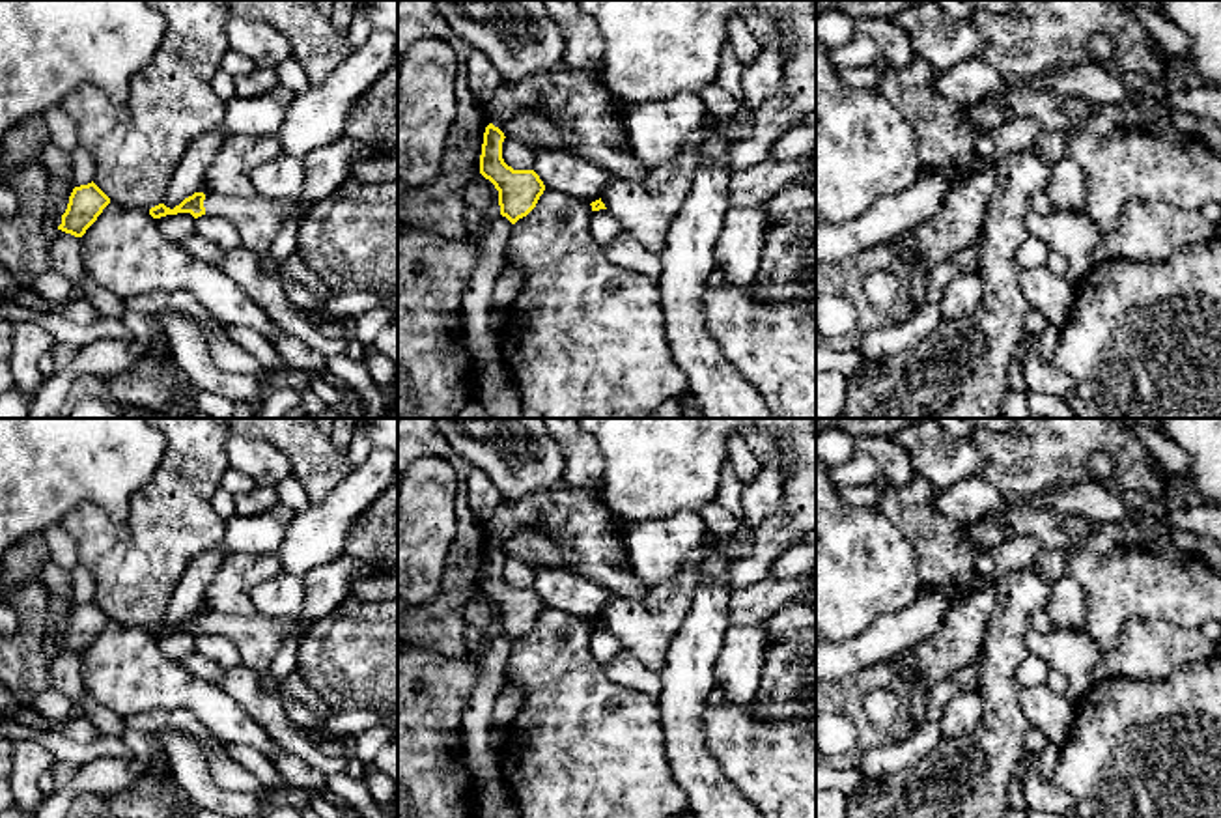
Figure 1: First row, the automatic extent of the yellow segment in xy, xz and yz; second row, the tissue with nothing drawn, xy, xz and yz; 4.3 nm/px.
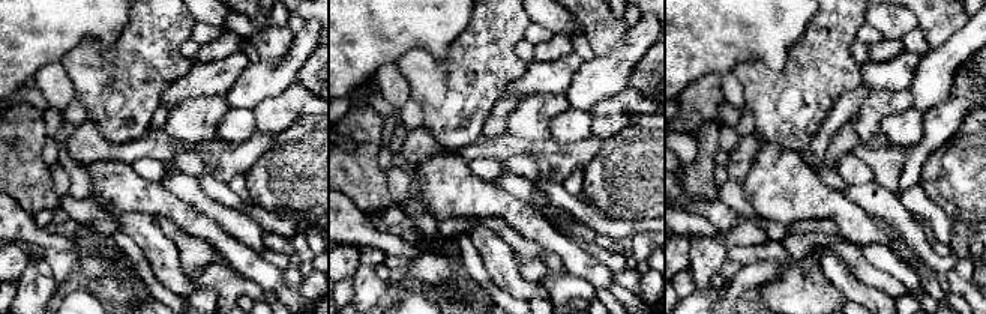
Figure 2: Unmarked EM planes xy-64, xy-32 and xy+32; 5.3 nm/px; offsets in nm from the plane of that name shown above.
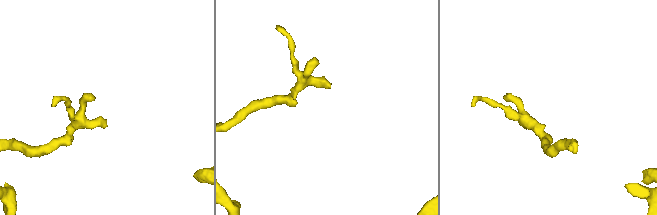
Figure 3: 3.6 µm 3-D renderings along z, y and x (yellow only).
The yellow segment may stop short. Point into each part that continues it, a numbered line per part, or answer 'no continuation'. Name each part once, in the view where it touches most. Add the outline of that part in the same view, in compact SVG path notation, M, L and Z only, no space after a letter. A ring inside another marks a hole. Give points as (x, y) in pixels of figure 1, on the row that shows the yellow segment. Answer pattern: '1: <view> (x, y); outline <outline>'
1: xy (258, 219); outline M211 190L204 200L205 213L228 219L241 235L241 245L254 254L267 254L276 233L289 217L310 209L301 198L276 200L254 194L226 196Z

